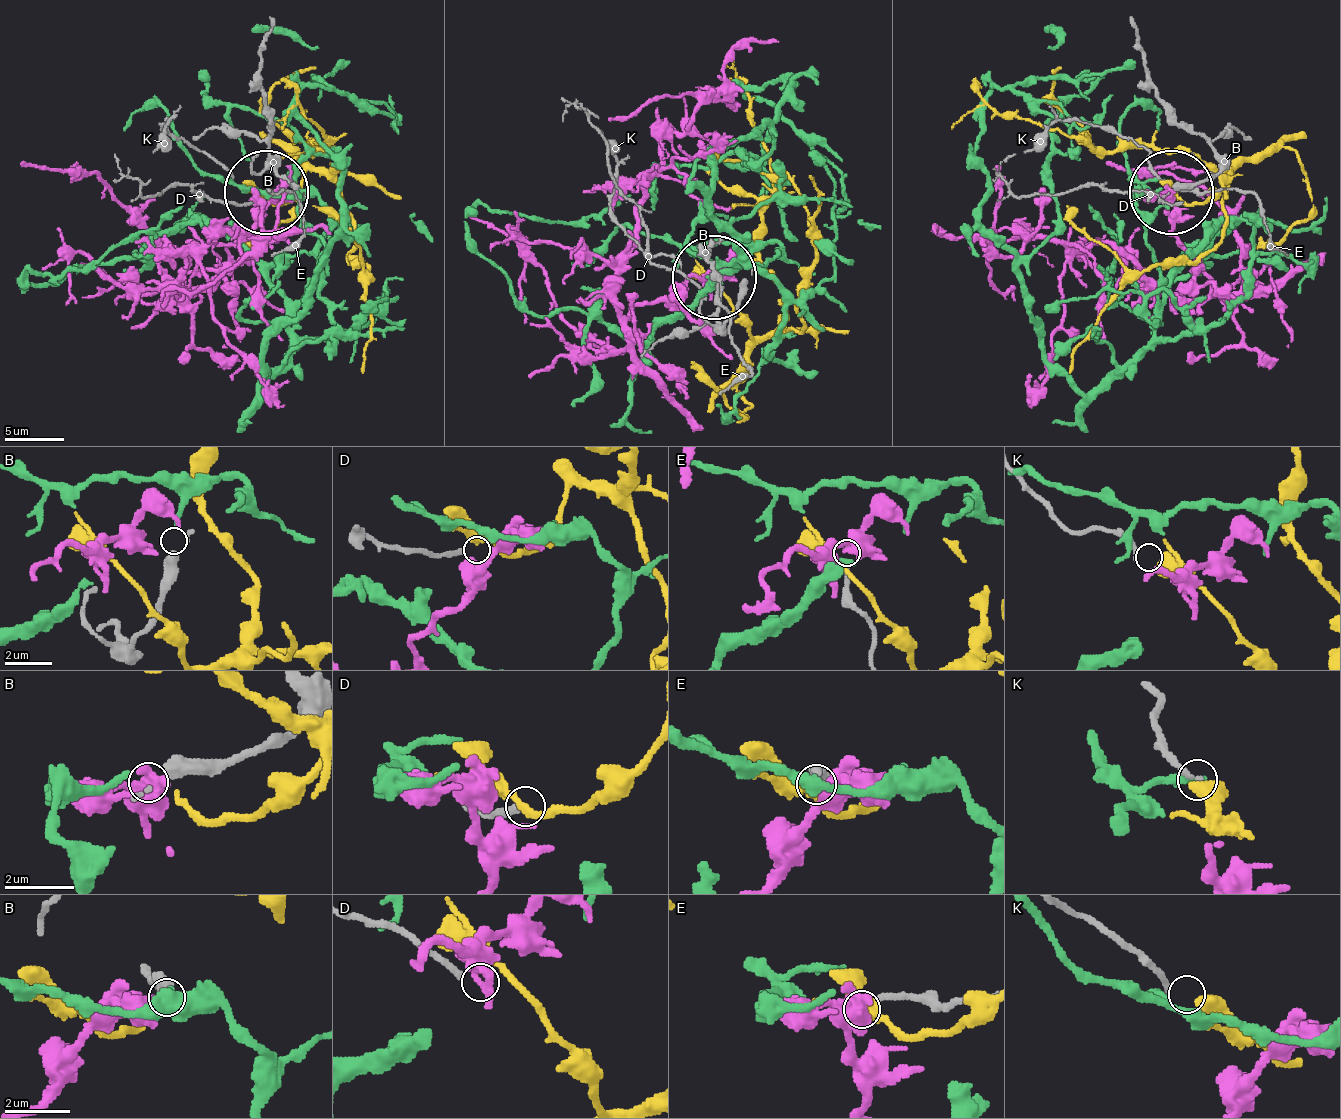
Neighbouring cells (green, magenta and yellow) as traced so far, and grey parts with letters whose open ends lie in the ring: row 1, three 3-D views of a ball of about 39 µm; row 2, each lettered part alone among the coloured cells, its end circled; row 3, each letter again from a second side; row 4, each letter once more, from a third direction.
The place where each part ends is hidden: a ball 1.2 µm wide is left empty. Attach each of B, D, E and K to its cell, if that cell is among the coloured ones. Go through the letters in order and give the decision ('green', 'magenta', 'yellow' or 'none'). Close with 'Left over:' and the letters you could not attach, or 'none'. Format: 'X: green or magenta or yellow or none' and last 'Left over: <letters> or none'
B: green
D: none
E: none
K: yellow
Left over: D, E

